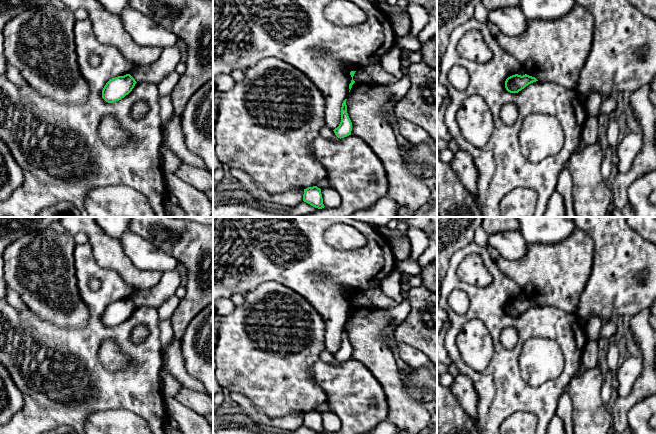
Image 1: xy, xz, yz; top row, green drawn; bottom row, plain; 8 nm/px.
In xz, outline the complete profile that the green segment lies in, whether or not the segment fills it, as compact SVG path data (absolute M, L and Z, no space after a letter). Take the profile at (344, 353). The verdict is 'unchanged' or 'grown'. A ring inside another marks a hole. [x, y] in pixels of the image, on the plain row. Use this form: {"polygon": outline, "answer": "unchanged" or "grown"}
{"polygon": "M347 323L343 325L341 331L341 346L339 350L333 354L335 359L340 363L351 359L352 355L352 346L347 337L346 324Z", "answer": "unchanged"}

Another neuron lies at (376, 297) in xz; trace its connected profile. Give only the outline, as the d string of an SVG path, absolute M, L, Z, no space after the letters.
M381 288L367 290L355 296L353 304L357 307L368 305L386 309L397 305L397 301L387 296Z

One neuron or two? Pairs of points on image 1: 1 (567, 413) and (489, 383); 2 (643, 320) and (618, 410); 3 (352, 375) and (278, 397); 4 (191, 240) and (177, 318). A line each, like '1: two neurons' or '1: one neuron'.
1: two neurons
2: one neuron
3: two neurons
4: one neuron

